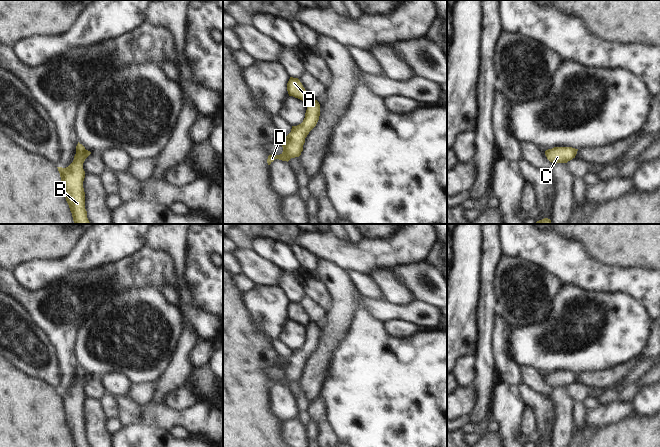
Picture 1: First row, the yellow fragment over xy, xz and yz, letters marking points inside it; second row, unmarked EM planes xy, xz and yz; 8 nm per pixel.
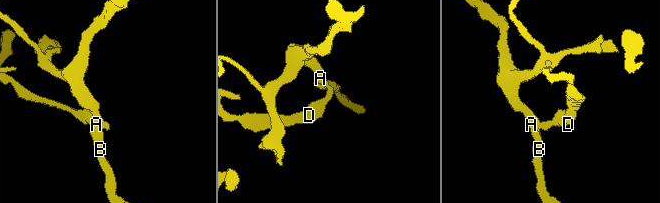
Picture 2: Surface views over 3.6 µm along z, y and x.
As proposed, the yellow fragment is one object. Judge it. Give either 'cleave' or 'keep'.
cleave

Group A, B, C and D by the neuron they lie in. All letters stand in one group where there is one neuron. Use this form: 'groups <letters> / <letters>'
groups A B / C D

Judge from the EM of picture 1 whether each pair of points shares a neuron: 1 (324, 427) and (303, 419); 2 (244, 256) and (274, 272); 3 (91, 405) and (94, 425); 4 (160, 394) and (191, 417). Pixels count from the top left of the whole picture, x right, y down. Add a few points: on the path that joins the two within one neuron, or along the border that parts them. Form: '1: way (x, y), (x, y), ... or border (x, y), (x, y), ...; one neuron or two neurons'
1: border (306, 410), (311, 421); two neurons
2: way (251, 263), (257, 269), (267, 272); one neuron
3: way (93, 410), (94, 420); one neuron
4: border (151, 400), (163, 405); two neurons

